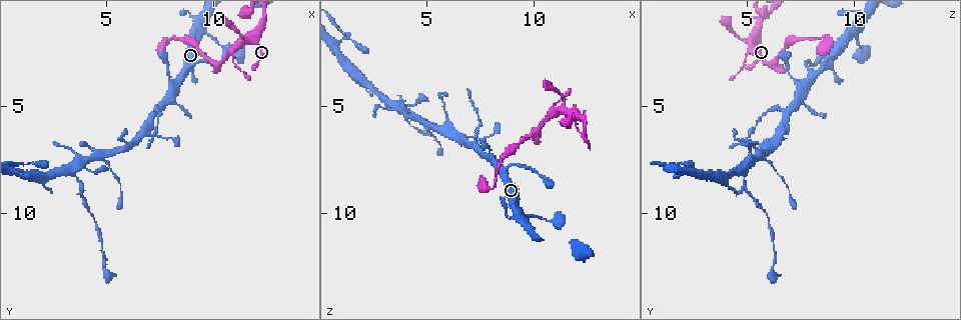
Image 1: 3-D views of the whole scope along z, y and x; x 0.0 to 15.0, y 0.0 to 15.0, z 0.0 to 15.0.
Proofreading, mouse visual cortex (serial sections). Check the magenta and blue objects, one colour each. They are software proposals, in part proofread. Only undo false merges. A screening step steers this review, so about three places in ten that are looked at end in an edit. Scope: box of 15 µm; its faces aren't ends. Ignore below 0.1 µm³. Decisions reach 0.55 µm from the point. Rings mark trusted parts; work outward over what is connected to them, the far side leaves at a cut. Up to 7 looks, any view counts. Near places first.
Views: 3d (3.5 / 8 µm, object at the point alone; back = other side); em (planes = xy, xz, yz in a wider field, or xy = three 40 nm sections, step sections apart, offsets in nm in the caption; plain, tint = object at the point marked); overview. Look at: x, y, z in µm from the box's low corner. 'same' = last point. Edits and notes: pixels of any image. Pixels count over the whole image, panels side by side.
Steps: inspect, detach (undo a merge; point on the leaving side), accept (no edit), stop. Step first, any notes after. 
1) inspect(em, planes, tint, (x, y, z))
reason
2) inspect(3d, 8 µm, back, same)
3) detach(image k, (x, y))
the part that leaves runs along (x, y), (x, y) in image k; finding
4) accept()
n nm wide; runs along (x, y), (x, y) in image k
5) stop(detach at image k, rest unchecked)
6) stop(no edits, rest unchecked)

inspect(3d, 3.5 µm, (11.4, 2.0, 5.1))
sharp bend

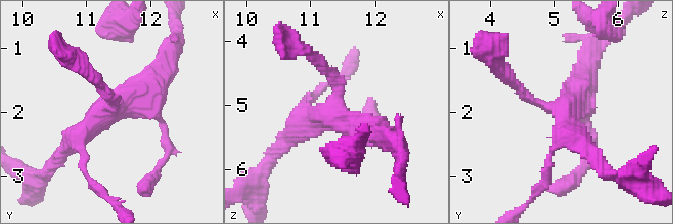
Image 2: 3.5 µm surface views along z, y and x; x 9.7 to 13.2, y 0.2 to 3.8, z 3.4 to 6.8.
inspect(em, xy, step 3, tint, (11.40, 1.95, 5.00))

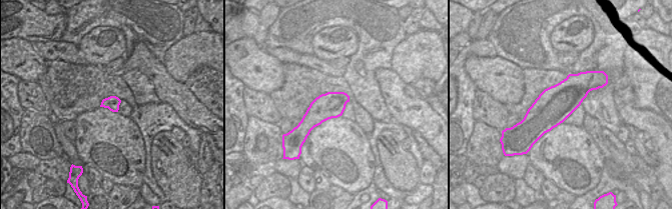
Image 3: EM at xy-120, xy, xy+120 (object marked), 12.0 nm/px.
accept()
320 nm wide; runs along (383, 135), (337, 117), (340, 83), (314, 58) in image 2; continuous, no second cell

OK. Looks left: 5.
inspect(3d, 8 µm, (8.1, 1.8, 8.9))
sharp bend

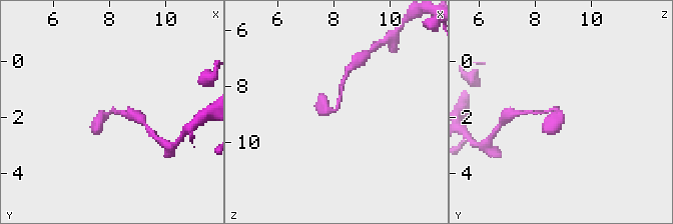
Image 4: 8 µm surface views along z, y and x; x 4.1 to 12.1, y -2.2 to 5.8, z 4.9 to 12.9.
inspect(3d, 3.5 µm, (8.0, 1.7, 8.9))
zoom in

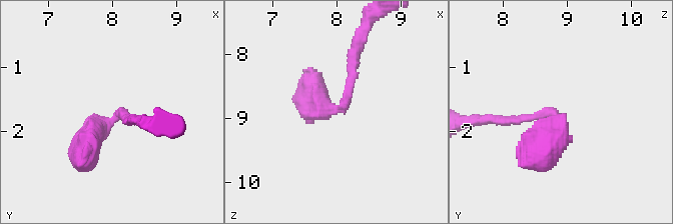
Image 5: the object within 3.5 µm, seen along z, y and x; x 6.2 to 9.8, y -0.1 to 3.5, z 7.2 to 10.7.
inspect(em, xy, step 1, tint, (8.05, 1.80, 8.90))
need the tissue

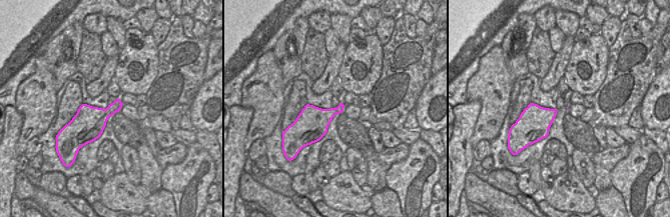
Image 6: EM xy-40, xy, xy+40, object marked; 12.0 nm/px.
accept()
arms of 150, 400 nm; runs along (129, 121), (120, 112), (99, 127), (80, 164) in image 5; all the same cell

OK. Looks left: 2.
inspect(3d, 3.5 µm, (3.6, 7.8, 4.9))
a narrow waist

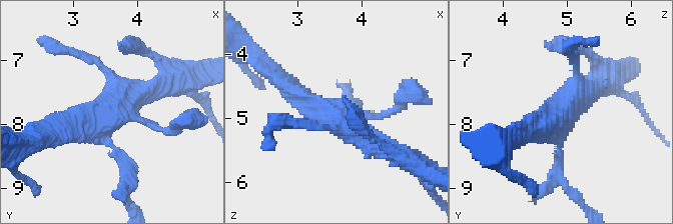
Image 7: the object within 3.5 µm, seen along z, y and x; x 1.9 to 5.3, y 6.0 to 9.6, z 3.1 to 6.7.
inspect(em, xy, step 1, tint, (3.50, 7.80, 4.90))

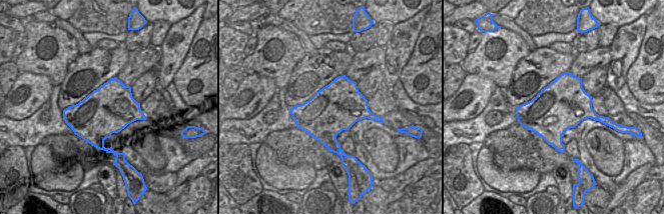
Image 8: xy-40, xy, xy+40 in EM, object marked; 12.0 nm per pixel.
detach(image 7, (559, 178))
the part that leaves runs along (561, 148), (558, 176), (586, 207) in image 7; two cells meet here

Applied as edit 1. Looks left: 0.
stop(detach at image 7, rest unchecked)

